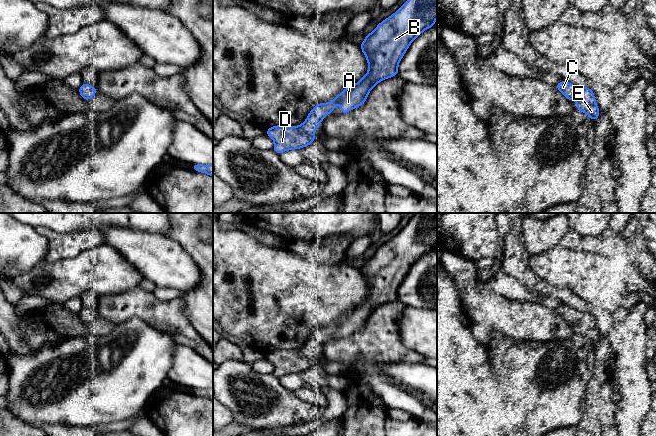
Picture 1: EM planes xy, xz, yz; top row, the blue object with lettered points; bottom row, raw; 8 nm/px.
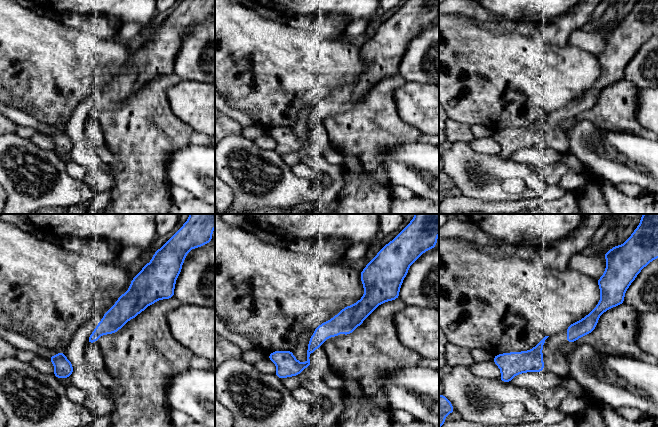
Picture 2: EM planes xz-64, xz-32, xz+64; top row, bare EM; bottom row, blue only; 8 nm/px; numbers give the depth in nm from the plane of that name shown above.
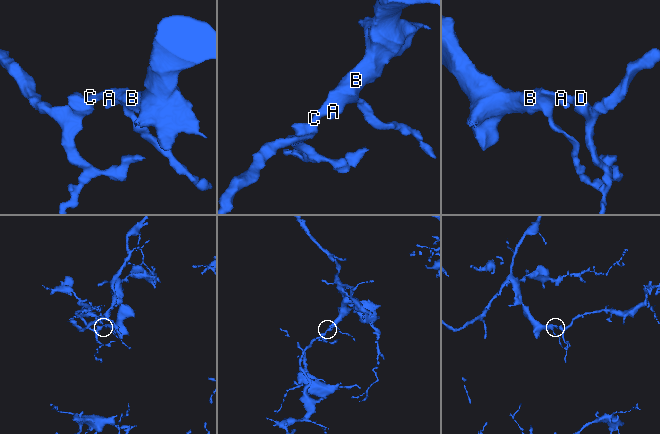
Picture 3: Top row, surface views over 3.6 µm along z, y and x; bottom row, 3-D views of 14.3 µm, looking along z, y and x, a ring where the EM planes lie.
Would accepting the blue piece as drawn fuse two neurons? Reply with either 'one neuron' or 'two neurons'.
one neuron

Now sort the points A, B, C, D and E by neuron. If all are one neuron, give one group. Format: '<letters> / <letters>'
A B C D E

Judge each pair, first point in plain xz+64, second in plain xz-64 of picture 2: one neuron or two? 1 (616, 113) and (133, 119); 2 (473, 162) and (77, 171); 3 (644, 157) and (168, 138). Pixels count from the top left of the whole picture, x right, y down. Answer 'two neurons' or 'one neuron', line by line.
1: one neuron
2: two neurons
3: two neurons

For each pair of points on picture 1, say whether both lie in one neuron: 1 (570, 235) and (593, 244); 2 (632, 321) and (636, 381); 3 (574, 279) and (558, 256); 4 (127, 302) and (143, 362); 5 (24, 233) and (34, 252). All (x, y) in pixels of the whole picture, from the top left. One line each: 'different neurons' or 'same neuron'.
1: same neuron
2: same neuron
3: same neuron
4: different neurons
5: same neuron

